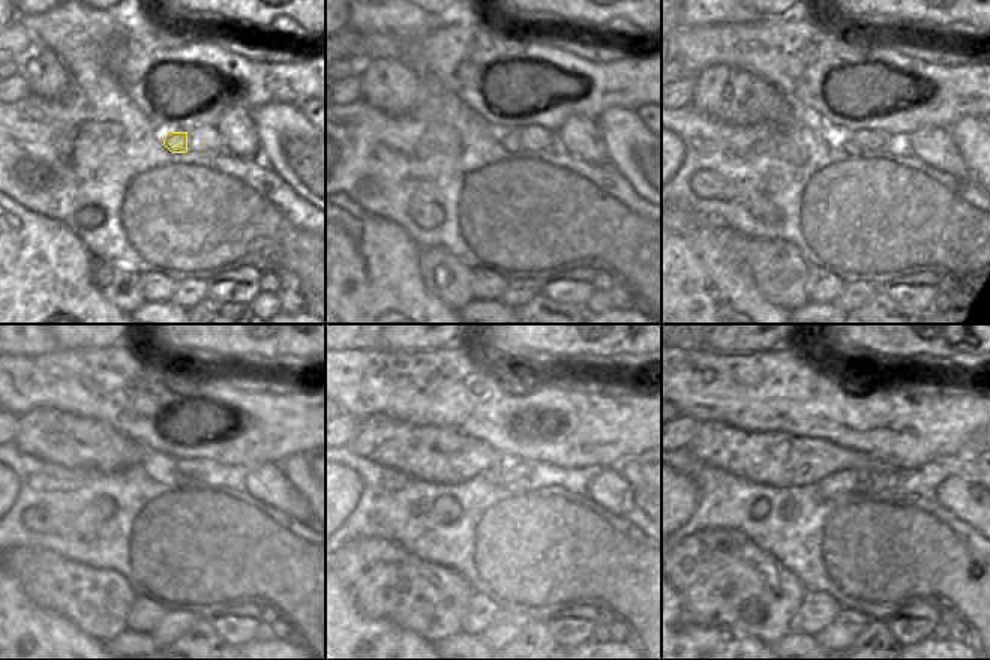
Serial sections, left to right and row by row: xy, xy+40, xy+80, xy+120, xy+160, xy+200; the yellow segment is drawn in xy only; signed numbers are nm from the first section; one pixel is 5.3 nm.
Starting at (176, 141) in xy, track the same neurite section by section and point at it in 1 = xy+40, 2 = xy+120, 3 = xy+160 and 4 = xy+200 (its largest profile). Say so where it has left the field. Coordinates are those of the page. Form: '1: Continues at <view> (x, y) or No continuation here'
1: Continues at xy+40 (510, 141)
2: Continues at xy+120 (183, 482)
3: Continues at xy+160 (519, 485)
4: Continues at xy+200 (864, 486).

